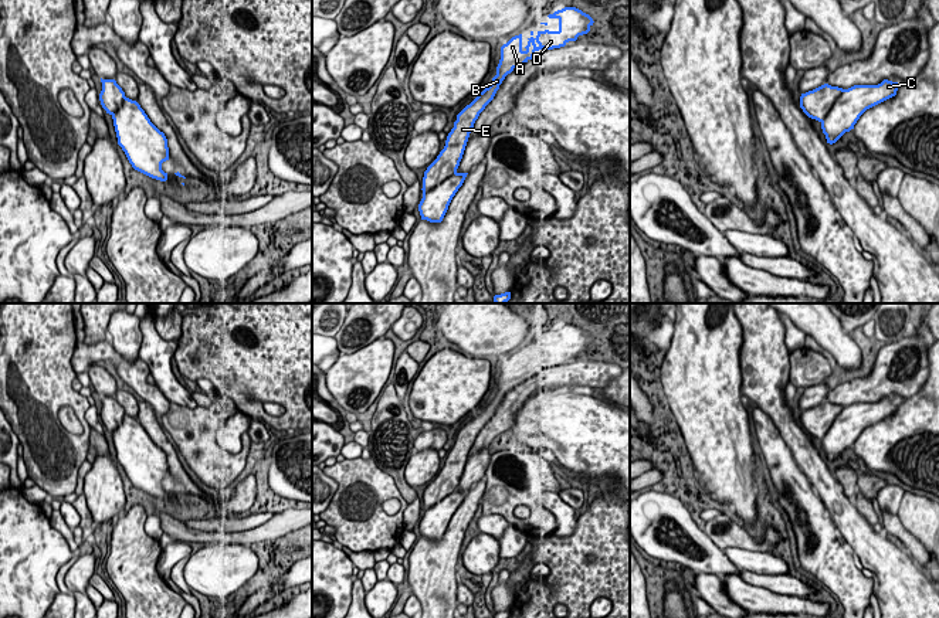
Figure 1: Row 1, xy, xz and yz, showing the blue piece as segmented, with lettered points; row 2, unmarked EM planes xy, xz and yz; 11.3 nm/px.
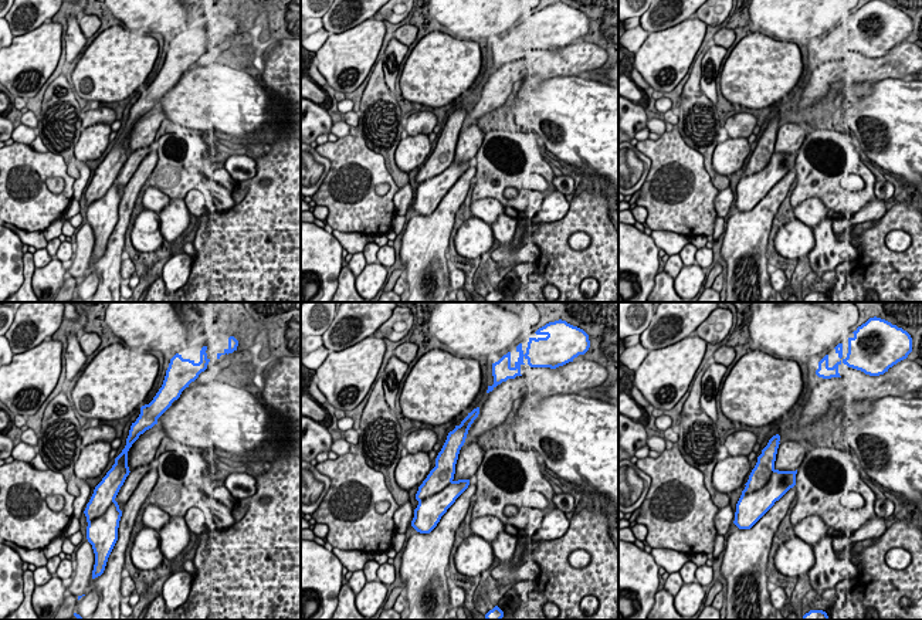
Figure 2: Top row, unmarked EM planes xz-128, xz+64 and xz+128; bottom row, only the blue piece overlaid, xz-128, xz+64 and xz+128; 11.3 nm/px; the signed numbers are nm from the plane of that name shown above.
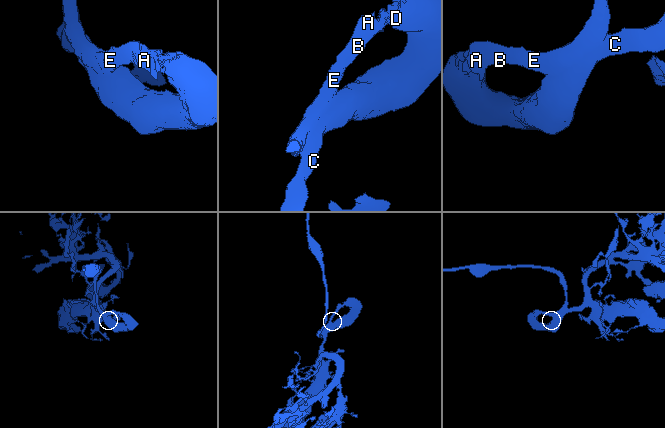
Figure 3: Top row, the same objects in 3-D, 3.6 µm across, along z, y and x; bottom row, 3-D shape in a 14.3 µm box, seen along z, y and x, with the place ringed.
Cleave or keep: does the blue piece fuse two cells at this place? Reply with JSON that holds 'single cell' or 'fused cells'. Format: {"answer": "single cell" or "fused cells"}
{"answer": "single cell"}

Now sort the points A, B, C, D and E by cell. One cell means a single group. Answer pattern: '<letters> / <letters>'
A B C D E

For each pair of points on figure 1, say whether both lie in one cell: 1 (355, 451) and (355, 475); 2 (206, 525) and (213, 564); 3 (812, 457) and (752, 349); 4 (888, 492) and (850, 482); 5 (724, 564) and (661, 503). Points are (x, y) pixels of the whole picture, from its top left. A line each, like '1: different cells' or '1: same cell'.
1: different cells
2: different cells
3: same cell
4: different cells
5: same cell

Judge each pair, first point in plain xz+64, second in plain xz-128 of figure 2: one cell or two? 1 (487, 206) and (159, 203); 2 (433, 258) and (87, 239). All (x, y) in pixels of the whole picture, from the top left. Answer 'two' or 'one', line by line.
1: one
2: one

